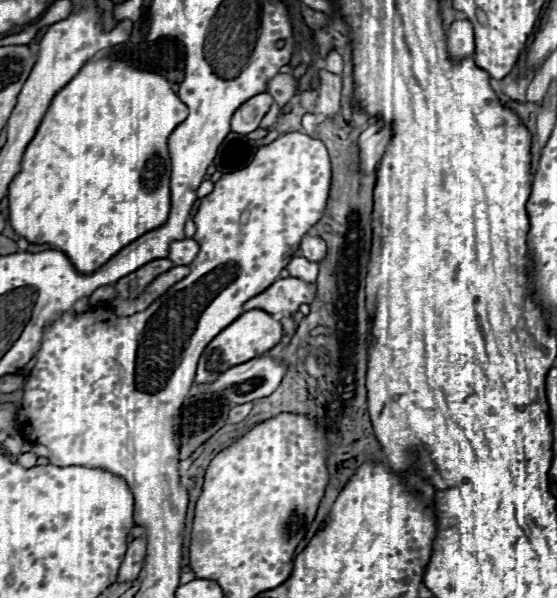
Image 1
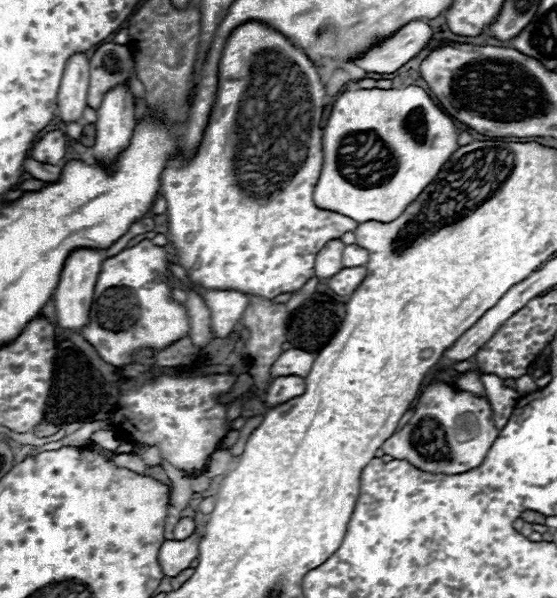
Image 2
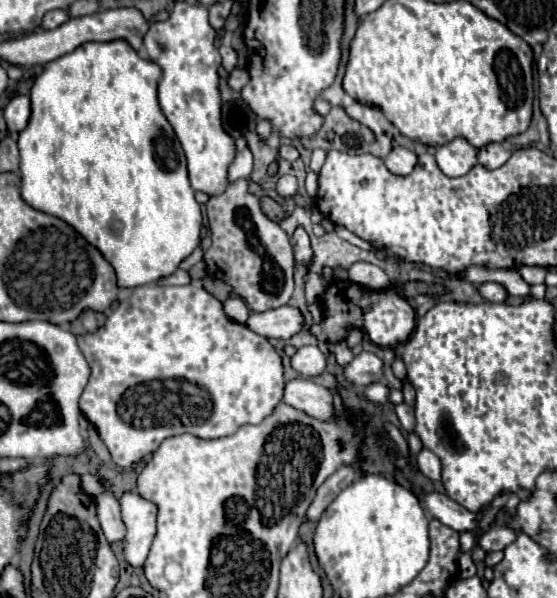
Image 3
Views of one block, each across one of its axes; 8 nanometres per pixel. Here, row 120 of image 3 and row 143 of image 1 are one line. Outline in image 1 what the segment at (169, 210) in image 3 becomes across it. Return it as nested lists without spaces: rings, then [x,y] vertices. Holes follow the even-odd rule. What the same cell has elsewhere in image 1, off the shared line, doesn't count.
[[[104,56],[98,60],[88,60],[80,72],[52,98],[38,130],[36,136],[30,140],[22,162],[20,162],[20,172],[14,176],[10,188],[8,188],[8,200],[10,200],[10,224],[16,230],[16,234],[24,236],[32,244],[52,244],[58,246],[76,266],[76,270],[90,274],[98,270],[104,262],[108,262],[116,252],[120,252],[124,246],[128,246],[132,240],[140,238],[144,232],[150,232],[152,228],[158,228],[160,224],[166,222],[168,212],[170,212],[170,152],[168,152],[168,136],[176,130],[180,122],[184,122],[188,116],[186,104],[176,96],[172,90],[170,82],[154,72],[140,70],[132,66],[128,60],[114,58],[114,56]]]

